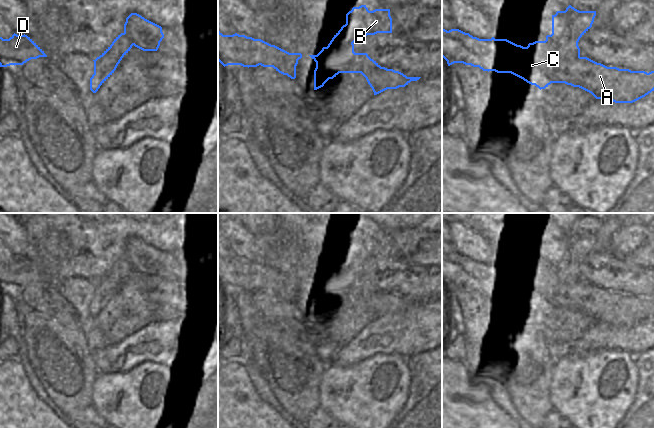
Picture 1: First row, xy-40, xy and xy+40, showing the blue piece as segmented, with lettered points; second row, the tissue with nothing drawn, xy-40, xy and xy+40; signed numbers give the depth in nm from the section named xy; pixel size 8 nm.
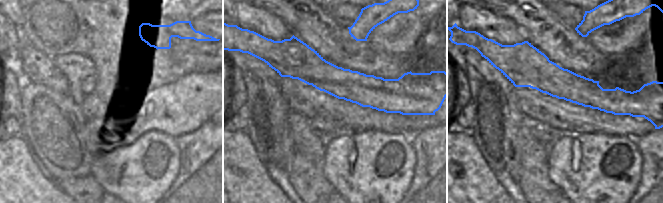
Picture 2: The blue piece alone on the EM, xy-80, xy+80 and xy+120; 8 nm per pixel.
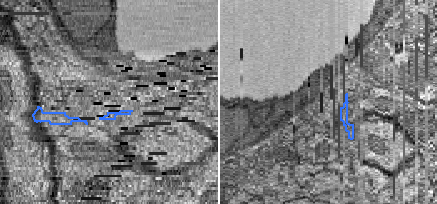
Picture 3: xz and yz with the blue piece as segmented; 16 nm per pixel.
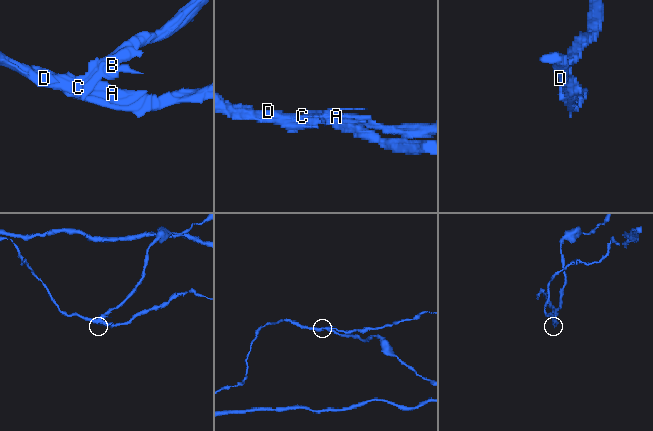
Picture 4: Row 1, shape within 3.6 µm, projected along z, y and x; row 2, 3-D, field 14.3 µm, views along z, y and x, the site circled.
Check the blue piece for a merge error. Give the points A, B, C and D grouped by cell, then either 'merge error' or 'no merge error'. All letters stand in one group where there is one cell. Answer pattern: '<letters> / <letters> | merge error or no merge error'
A C D / B | merge error

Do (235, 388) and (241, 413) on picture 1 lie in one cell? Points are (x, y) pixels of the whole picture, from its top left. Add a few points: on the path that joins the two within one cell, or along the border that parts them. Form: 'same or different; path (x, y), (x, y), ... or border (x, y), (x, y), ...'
same; path (233, 394), (233, 405), (235, 407)

